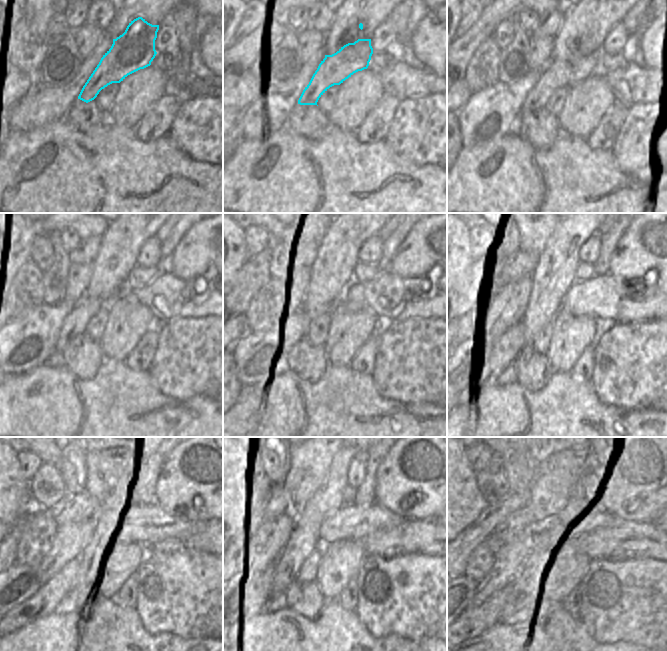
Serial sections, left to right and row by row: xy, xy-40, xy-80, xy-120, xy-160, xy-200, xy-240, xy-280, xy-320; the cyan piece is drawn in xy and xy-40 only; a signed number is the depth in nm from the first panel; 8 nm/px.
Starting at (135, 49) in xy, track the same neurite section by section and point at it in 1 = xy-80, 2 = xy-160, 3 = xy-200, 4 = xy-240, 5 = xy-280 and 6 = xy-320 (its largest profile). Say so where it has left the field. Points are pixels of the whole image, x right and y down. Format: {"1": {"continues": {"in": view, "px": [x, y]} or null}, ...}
{"1": {"continues": {"in": "xy-80", "px": [553, 75]}}, "2": {"continues": {"in": "xy-160", "px": [297, 328]}}, "3": {"continues": {"in": "xy-200", "px": [510, 344]}}, "4": {"continues": {"in": "xy-240", "px": [44, 602]}}, "5": {"continues": {"in": "xy-280", "px": [283, 577]}}, "6": {"continues": {"in": "xy-320", "px": [474, 619]}}}

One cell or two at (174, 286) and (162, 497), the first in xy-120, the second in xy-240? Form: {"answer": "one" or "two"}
{"answer": "two"}

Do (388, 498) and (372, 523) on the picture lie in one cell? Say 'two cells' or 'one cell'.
two cells

